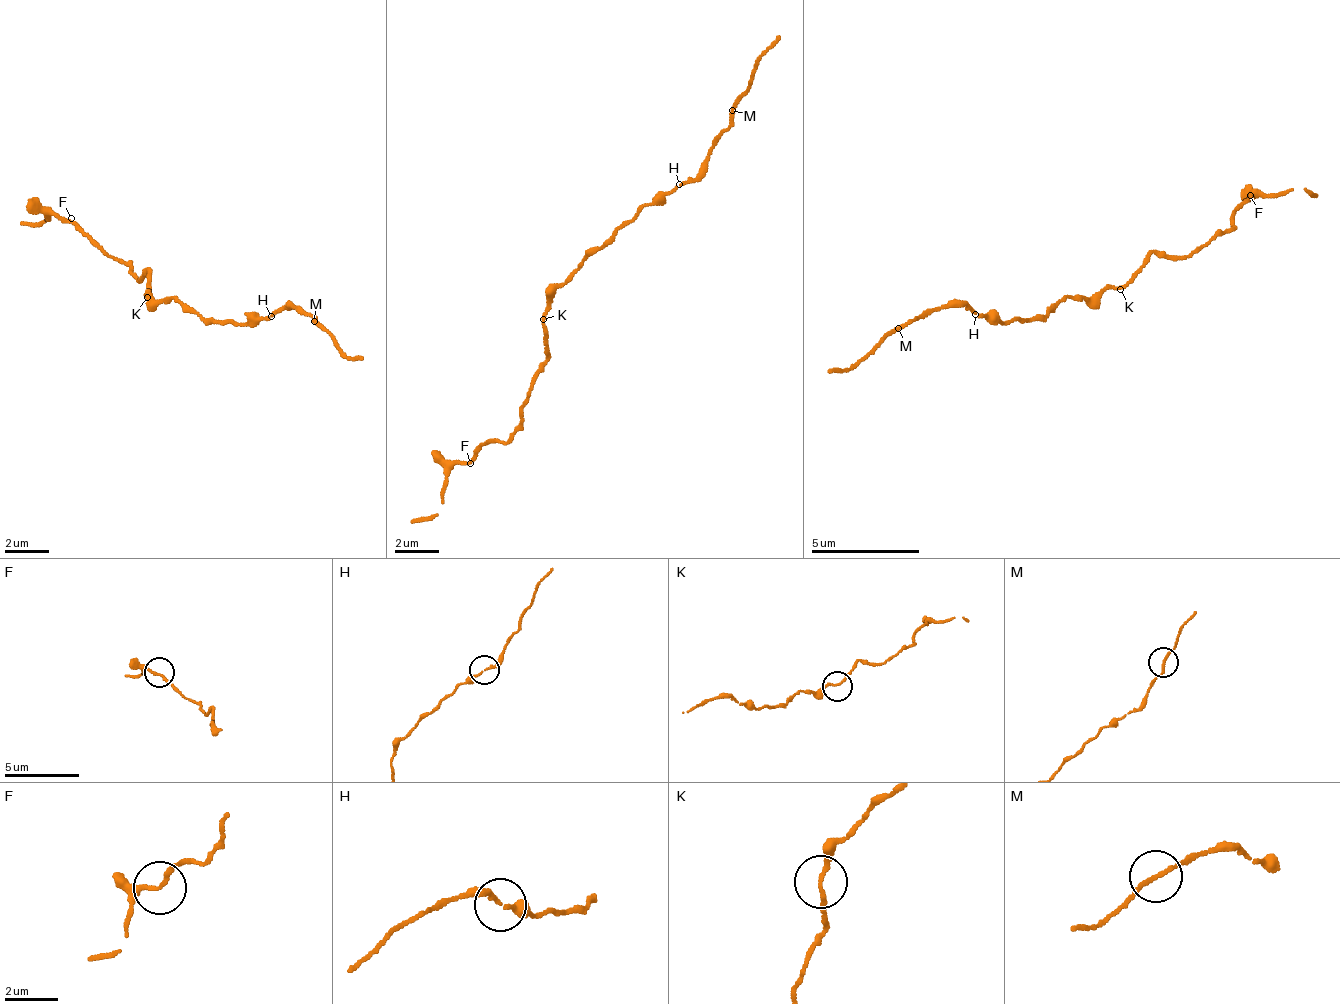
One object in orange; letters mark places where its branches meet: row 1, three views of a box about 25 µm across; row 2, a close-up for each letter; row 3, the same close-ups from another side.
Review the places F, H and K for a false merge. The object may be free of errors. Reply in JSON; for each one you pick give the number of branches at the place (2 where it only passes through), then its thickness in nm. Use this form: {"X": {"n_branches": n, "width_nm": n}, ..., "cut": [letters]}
{"cut": []}

